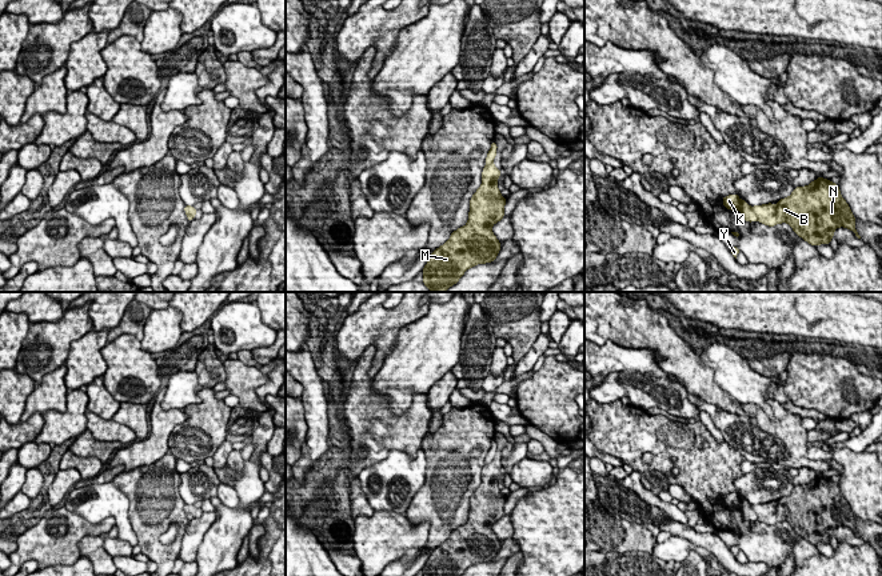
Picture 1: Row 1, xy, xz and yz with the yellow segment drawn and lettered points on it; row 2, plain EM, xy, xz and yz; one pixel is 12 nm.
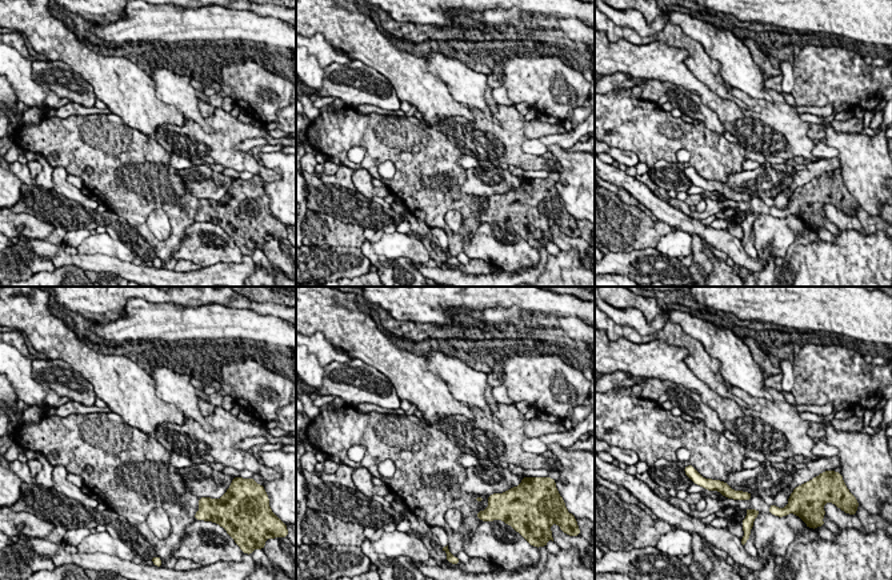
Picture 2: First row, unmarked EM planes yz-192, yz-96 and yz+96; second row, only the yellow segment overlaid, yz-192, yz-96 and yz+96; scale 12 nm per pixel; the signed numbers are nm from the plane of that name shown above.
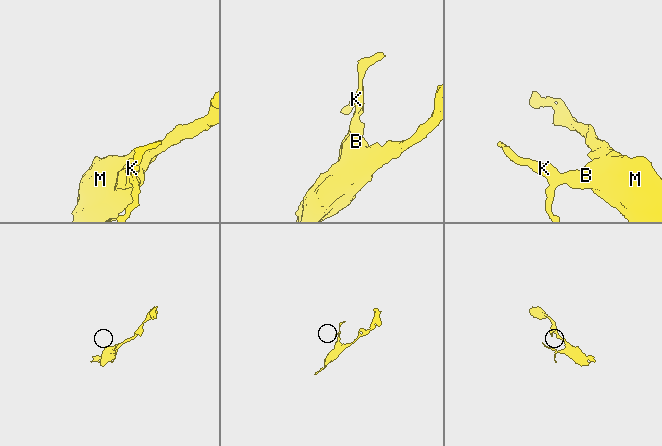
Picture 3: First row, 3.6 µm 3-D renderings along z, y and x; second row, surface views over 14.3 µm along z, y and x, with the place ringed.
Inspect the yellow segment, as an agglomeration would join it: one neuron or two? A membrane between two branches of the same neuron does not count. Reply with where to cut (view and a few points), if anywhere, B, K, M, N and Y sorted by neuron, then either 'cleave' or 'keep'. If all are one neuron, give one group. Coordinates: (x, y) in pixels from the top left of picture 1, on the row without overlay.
cut in yz along (750, 506), (757, 519); B M N / K Y; cleave

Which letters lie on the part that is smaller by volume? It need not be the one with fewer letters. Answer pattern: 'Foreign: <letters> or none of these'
Foreign: K, Y

